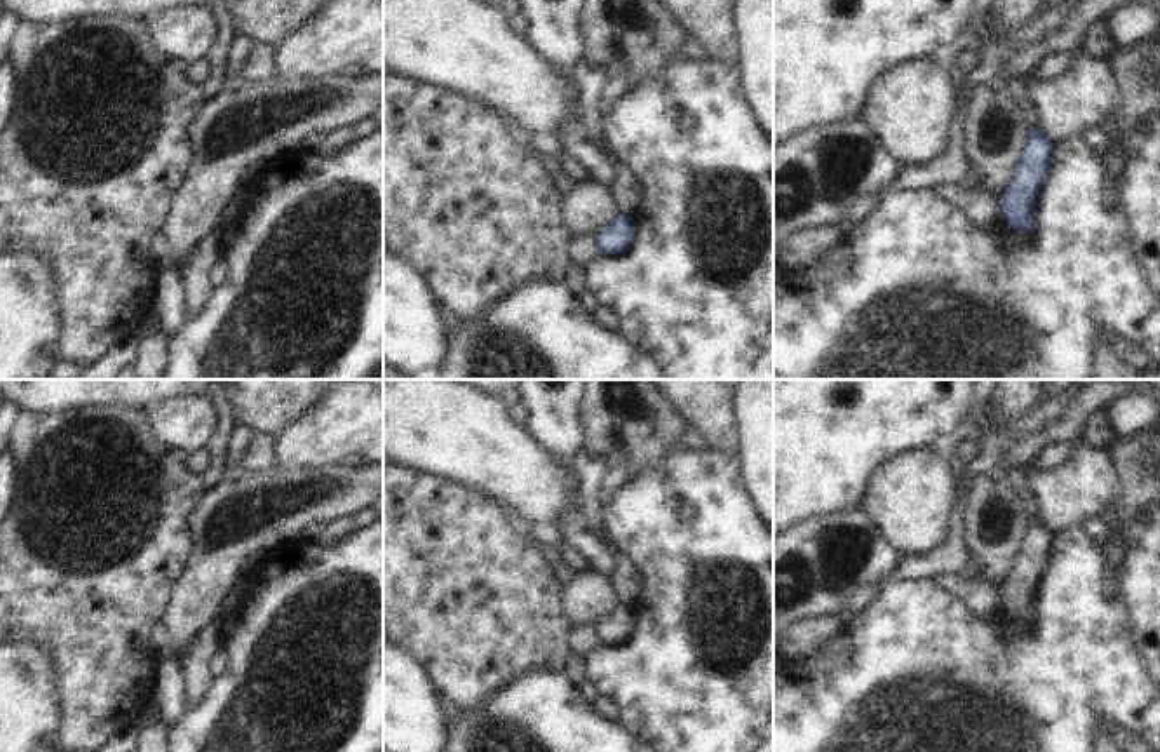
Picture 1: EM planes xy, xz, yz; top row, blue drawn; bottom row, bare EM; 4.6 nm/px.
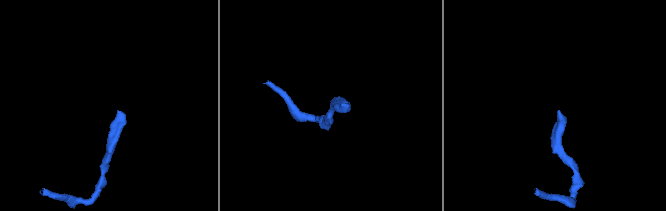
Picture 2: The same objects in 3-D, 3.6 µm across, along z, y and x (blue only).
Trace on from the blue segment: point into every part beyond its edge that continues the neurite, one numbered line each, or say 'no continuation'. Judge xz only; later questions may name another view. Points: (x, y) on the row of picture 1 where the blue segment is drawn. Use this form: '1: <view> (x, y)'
no continuation

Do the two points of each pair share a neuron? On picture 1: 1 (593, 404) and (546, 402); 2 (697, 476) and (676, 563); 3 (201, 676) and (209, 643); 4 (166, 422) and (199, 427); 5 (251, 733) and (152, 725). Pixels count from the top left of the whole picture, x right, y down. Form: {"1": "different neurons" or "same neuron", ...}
{"1": "different neurons", "2": "same neuron", "3": "same neuron", "4": "same neuron", "5": "different neurons"}

